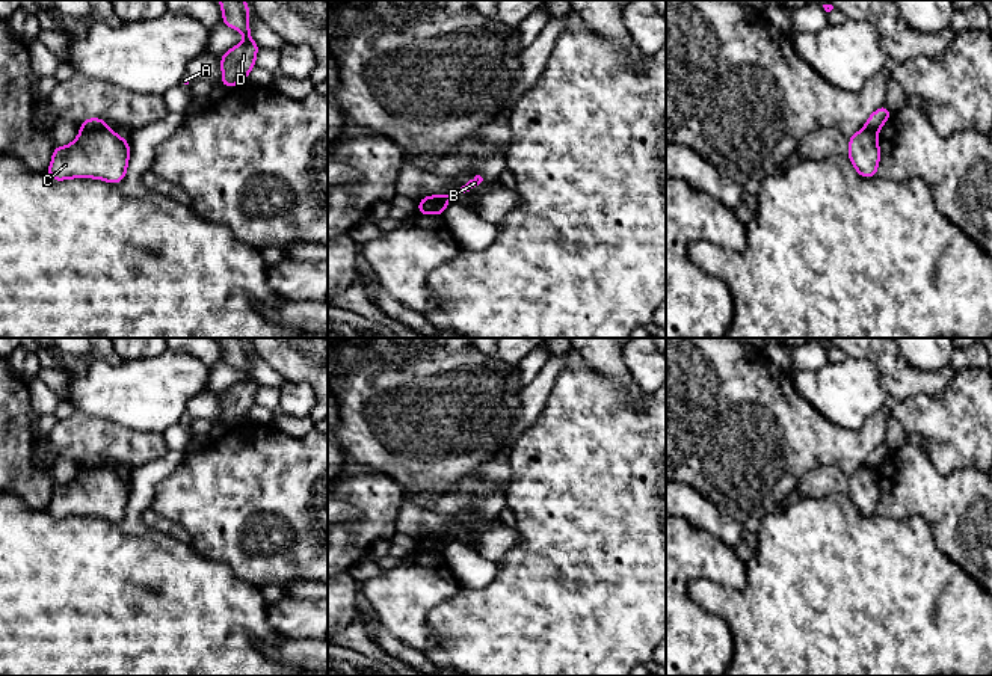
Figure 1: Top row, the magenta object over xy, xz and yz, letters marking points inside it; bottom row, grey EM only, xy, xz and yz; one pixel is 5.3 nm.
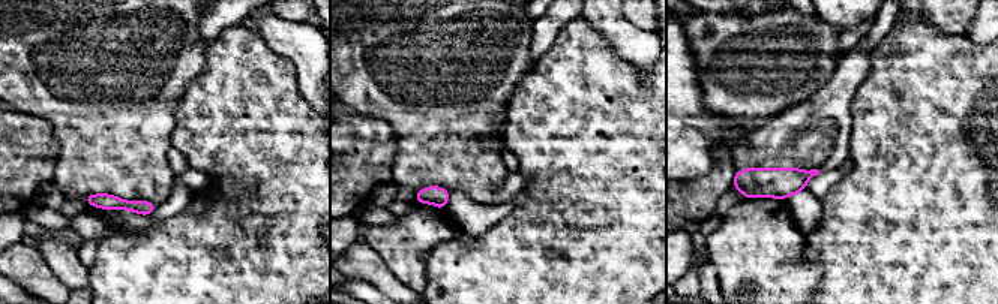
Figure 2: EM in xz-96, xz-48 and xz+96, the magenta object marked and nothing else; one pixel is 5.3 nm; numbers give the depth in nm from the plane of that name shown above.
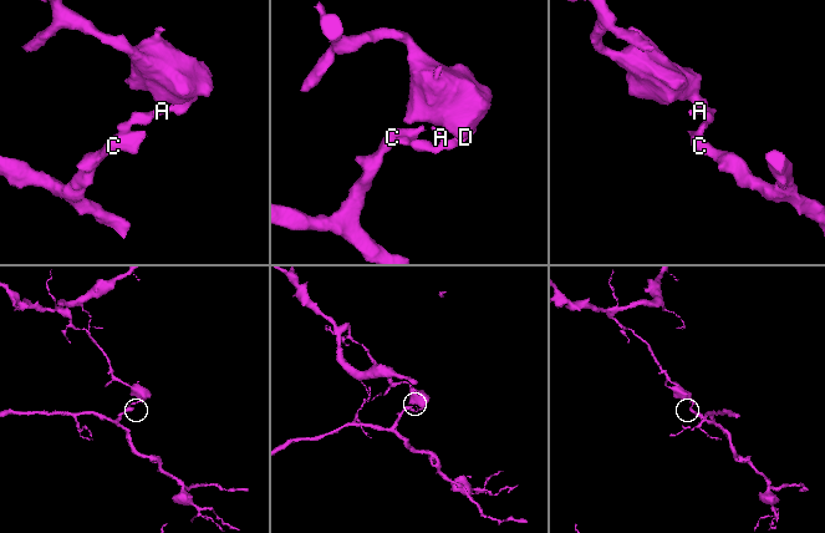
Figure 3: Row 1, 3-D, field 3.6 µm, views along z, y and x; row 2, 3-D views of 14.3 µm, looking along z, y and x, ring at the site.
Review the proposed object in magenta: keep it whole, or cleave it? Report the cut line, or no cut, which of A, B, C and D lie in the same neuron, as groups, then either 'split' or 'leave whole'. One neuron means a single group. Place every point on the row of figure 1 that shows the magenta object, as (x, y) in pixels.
cut in xy along (104, 125), (95, 130), (80, 130); A D / B C; split

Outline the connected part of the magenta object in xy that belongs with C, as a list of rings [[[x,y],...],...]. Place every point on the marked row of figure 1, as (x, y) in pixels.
[[[109,127],[80,130],[72,143],[54,146],[47,174],[54,181],[97,178],[119,184],[125,178],[128,158],[128,137],[119,137]]]

